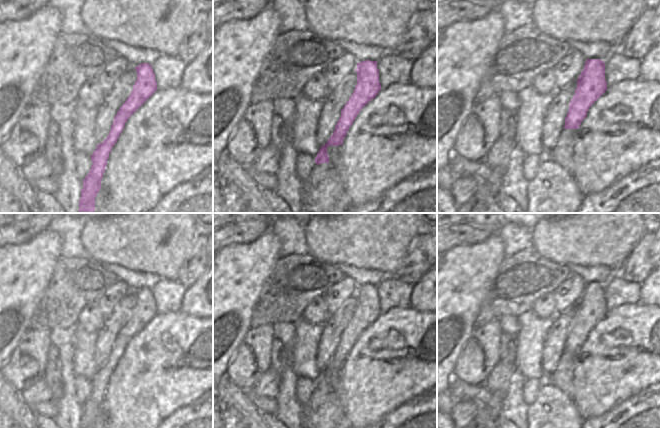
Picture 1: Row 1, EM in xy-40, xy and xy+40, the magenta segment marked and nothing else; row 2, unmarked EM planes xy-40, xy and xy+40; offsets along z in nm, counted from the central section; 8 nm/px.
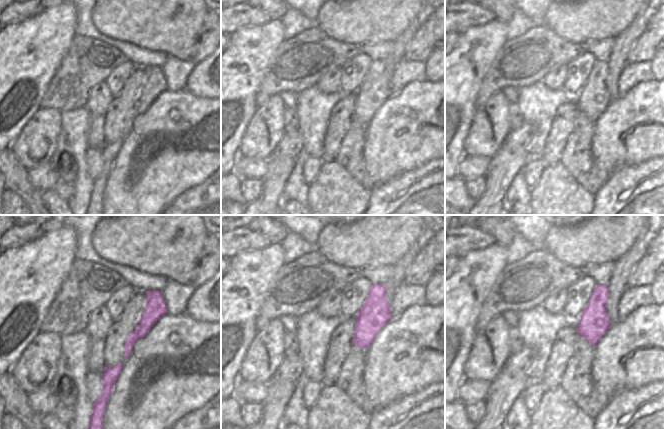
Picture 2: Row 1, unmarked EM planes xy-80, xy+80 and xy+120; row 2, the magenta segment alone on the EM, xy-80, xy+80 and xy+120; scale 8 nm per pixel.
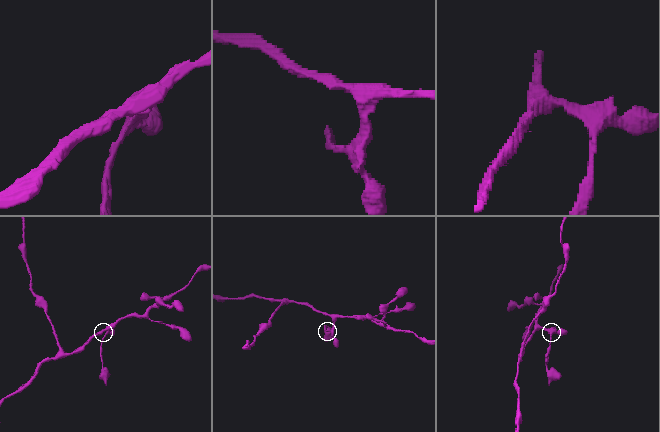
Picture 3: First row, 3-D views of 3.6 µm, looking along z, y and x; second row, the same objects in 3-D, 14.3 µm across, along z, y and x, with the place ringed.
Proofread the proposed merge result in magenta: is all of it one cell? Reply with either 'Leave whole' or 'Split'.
Split

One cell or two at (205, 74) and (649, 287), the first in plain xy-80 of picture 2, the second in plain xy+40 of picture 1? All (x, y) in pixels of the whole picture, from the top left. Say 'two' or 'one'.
one

